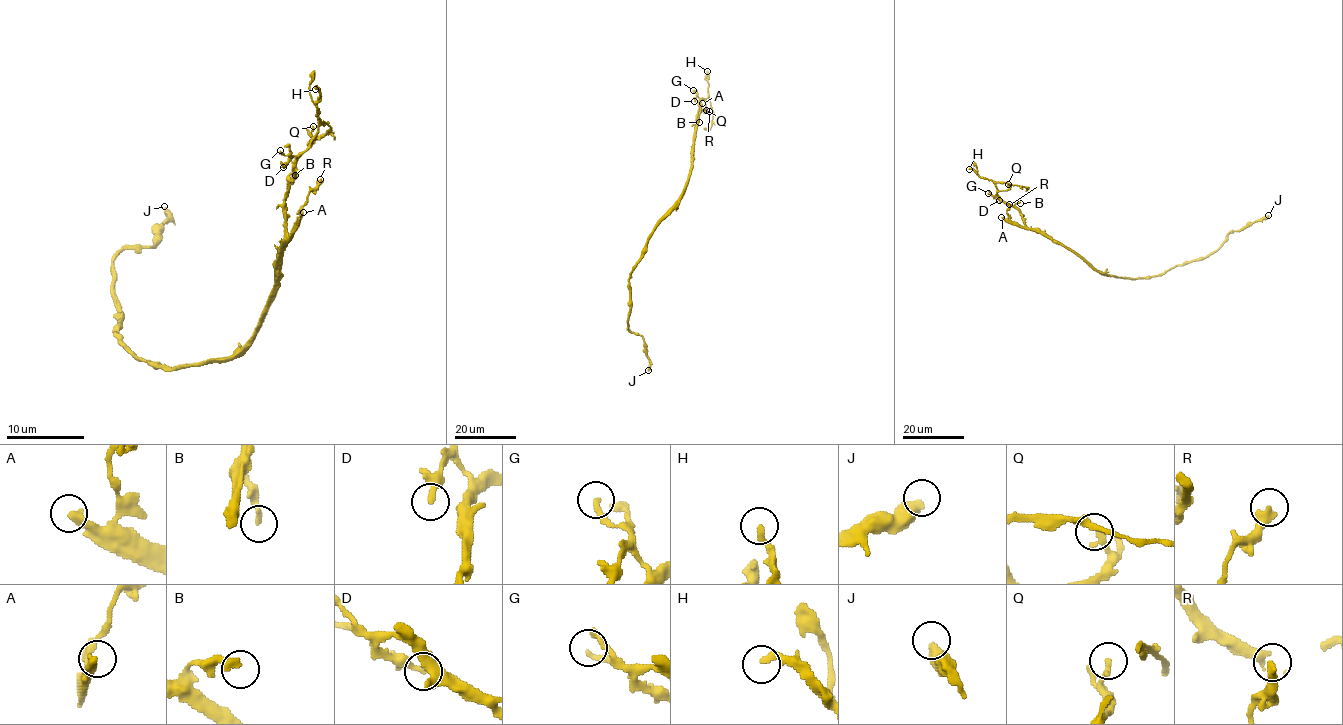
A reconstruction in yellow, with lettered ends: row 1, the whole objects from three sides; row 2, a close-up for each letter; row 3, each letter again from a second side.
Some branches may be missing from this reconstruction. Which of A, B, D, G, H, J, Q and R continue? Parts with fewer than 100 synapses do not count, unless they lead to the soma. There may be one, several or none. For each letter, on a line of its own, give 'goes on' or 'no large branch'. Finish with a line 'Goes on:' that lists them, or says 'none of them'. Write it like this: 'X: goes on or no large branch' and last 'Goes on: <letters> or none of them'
A: goes on
B: no large branch
D: no large branch
G: no large branch
H: no large branch
J: no large branch
Q: no large branch
R: no large branch
Goes on: A

